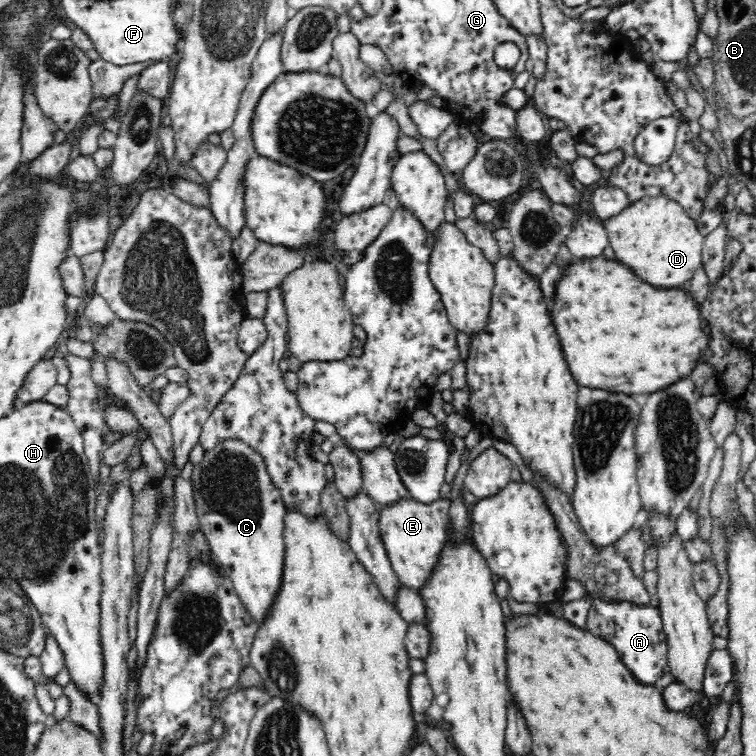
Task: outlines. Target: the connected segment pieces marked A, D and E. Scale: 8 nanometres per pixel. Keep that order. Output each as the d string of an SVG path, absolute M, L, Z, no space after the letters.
M592 597L588 609L587 630L616 647L624 665L643 683L655 683L660 676L670 671L668 662L668 639L664 632L658 606L637 603L628 599Z
M666 195L643 196L618 214L602 220L615 260L630 266L646 282L656 286L680 286L702 267L705 237L697 222L680 203Z
M410 497L394 505L378 505L382 541L386 545L394 571L406 589L420 593L431 581L432 574L439 565L440 558L443 557L444 548L450 543L448 542L450 505L450 498L440 498L424 504Z

